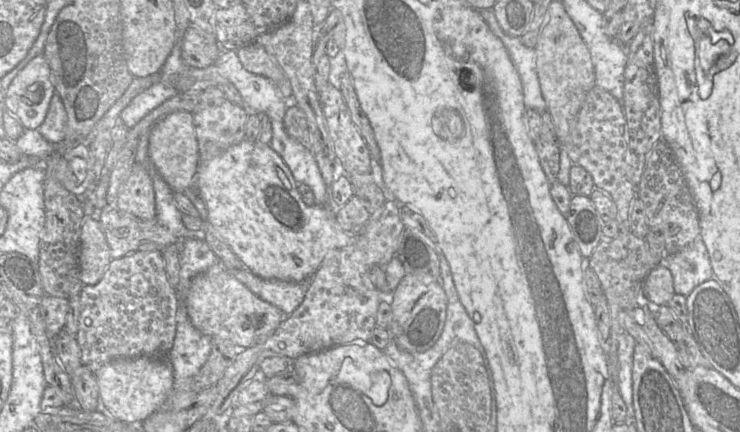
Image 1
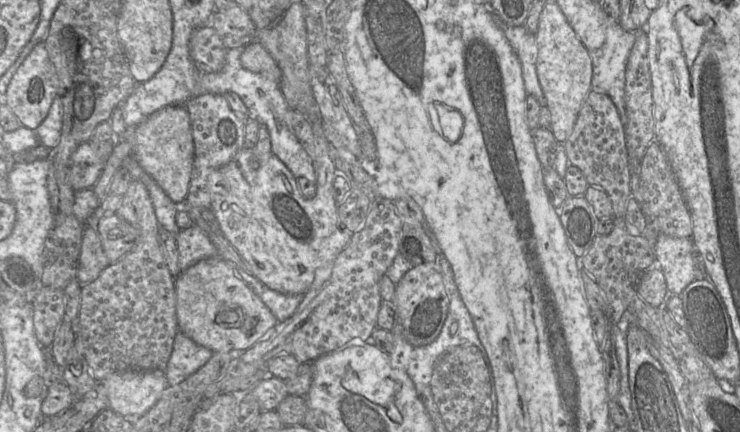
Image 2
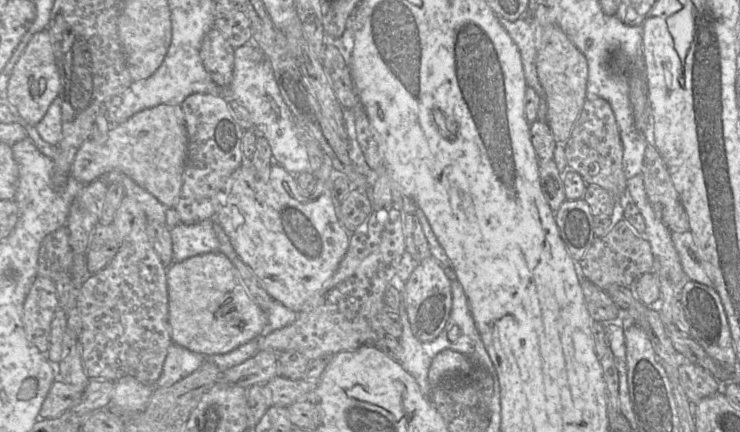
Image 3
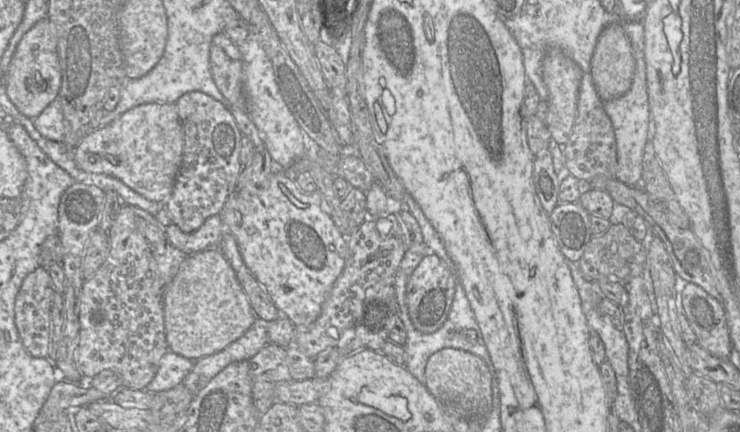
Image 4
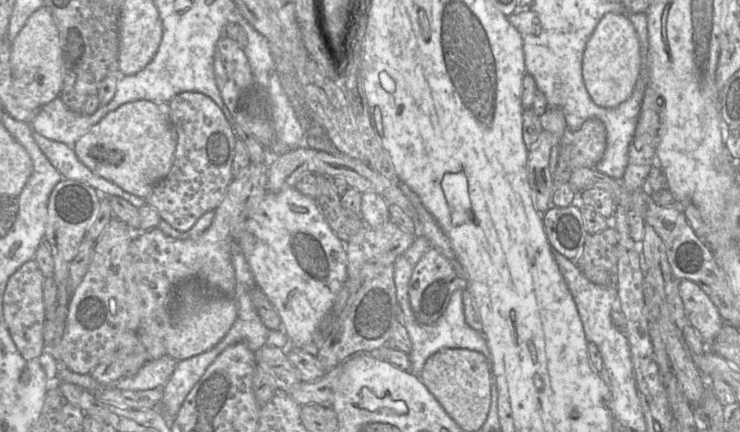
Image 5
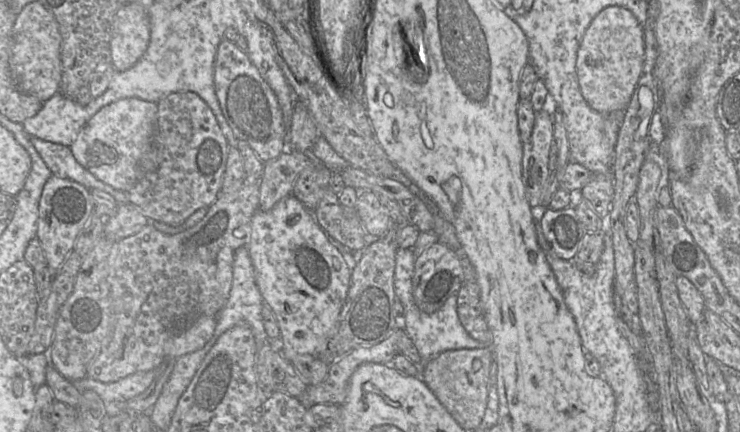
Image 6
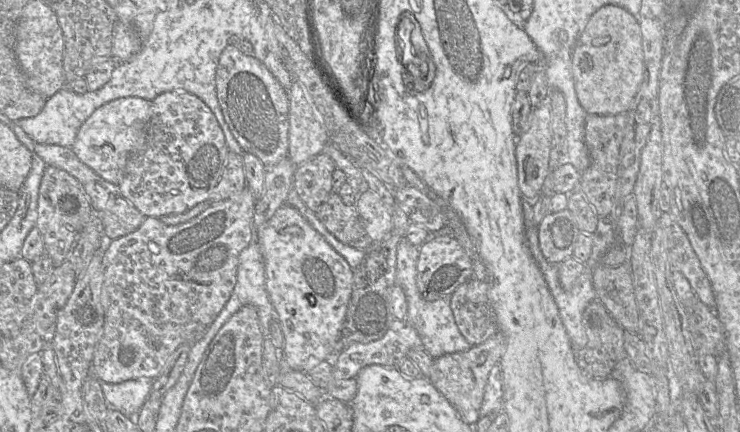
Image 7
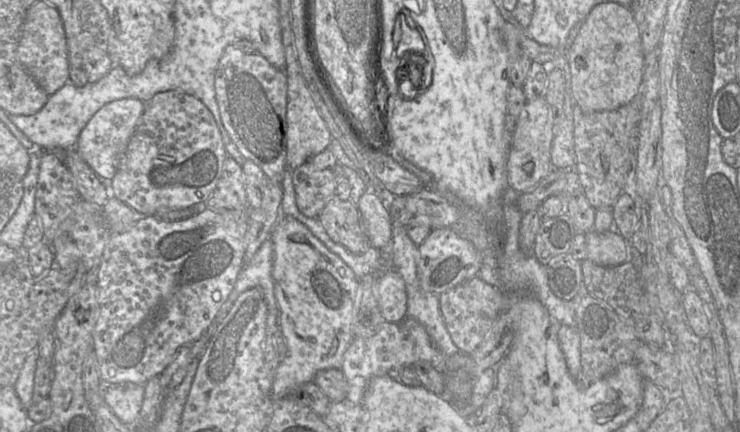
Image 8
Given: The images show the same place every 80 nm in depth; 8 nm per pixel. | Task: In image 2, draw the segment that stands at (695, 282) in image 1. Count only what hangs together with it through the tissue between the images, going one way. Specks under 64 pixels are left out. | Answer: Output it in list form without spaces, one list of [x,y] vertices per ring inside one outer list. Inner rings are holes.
[[[660,235],[654,252],[656,265],[664,274],[669,294],[680,295],[690,283],[707,277],[692,238]]]

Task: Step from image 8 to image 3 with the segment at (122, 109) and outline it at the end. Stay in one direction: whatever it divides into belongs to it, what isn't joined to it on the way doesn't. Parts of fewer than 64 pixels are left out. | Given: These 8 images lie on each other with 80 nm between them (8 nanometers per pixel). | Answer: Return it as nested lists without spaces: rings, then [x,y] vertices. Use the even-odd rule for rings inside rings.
[[[158,105],[113,125],[102,144],[91,139],[83,142],[74,157],[70,175],[86,185],[107,173],[120,171],[166,207],[175,207],[181,193],[187,150],[188,137],[181,106]]]

